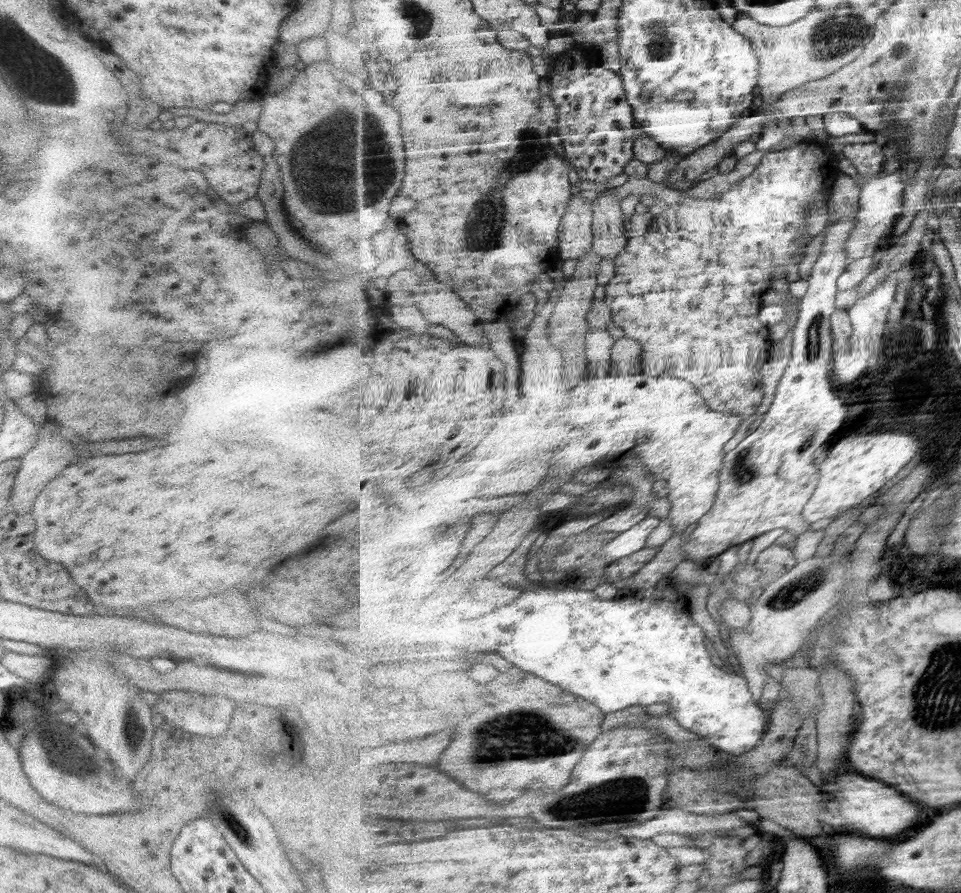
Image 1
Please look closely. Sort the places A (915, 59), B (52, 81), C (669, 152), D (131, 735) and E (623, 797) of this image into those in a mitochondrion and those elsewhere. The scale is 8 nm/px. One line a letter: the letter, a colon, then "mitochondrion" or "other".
A: mitochondrion
B: mitochondrion
C: other
D: mitochondrion
E: mitochondrion

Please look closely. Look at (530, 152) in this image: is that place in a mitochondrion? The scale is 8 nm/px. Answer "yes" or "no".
yes

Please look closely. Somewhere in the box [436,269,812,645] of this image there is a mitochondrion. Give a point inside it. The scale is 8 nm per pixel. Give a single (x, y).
(743, 467)

